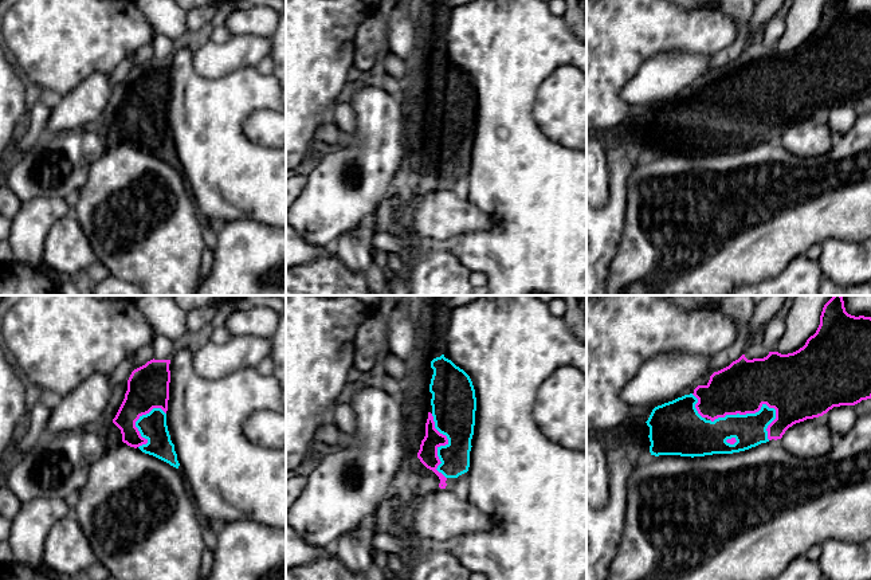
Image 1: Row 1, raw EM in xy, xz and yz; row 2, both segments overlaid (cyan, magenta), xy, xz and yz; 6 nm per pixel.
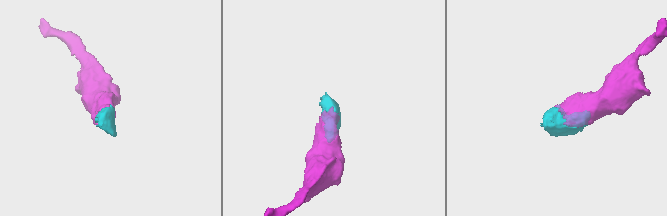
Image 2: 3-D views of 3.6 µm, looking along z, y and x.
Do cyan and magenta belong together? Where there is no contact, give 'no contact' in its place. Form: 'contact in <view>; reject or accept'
contact in yz; accept

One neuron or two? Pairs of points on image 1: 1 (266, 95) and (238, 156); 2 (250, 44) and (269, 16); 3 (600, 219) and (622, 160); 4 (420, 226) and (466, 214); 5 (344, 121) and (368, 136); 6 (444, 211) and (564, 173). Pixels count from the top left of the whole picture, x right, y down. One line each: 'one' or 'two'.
1: one
2: two
3: one
4: one
5: two
6: two

